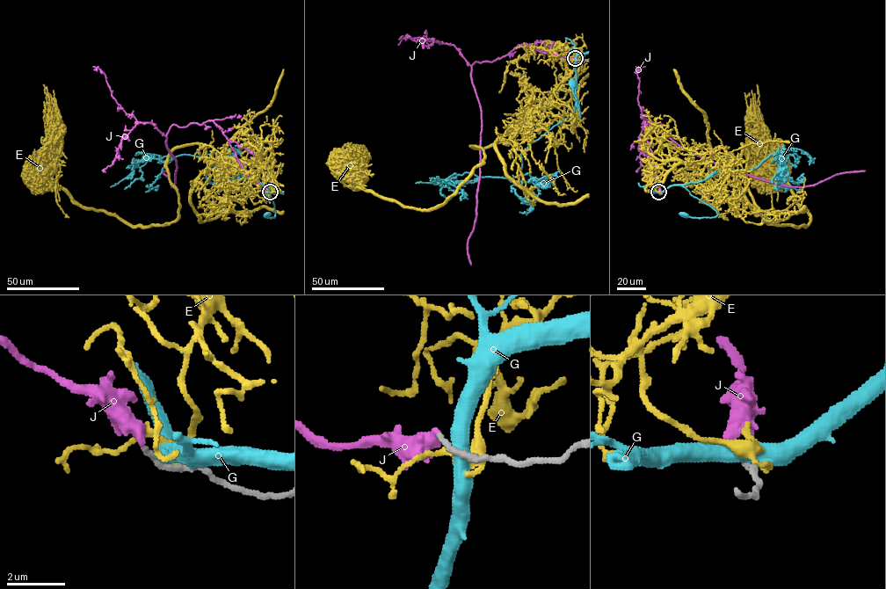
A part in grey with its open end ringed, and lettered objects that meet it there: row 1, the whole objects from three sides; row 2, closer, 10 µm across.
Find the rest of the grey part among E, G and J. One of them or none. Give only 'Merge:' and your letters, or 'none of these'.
Merge: J

